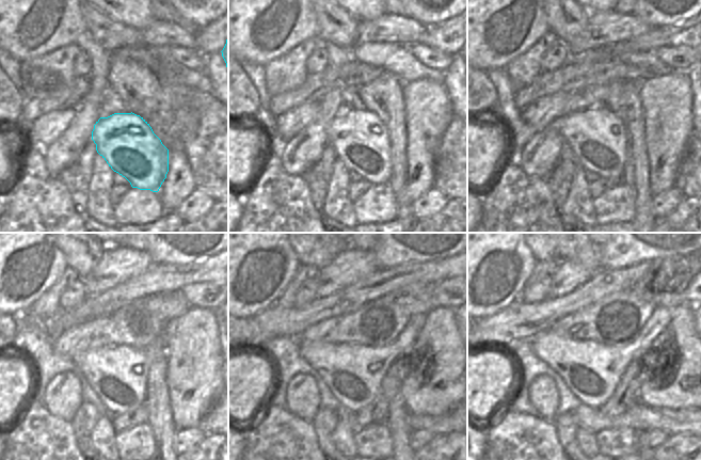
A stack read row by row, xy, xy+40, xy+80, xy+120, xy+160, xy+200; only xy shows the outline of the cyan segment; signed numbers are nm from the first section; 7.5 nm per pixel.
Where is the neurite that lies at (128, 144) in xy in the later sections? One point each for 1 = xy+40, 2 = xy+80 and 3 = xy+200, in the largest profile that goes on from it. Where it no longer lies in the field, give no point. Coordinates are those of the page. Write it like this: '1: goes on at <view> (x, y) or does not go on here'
1: goes on at xy+40 (360, 139)
2: goes on at xy+80 (596, 136)
3: goes on at xy+200 (591, 370)

